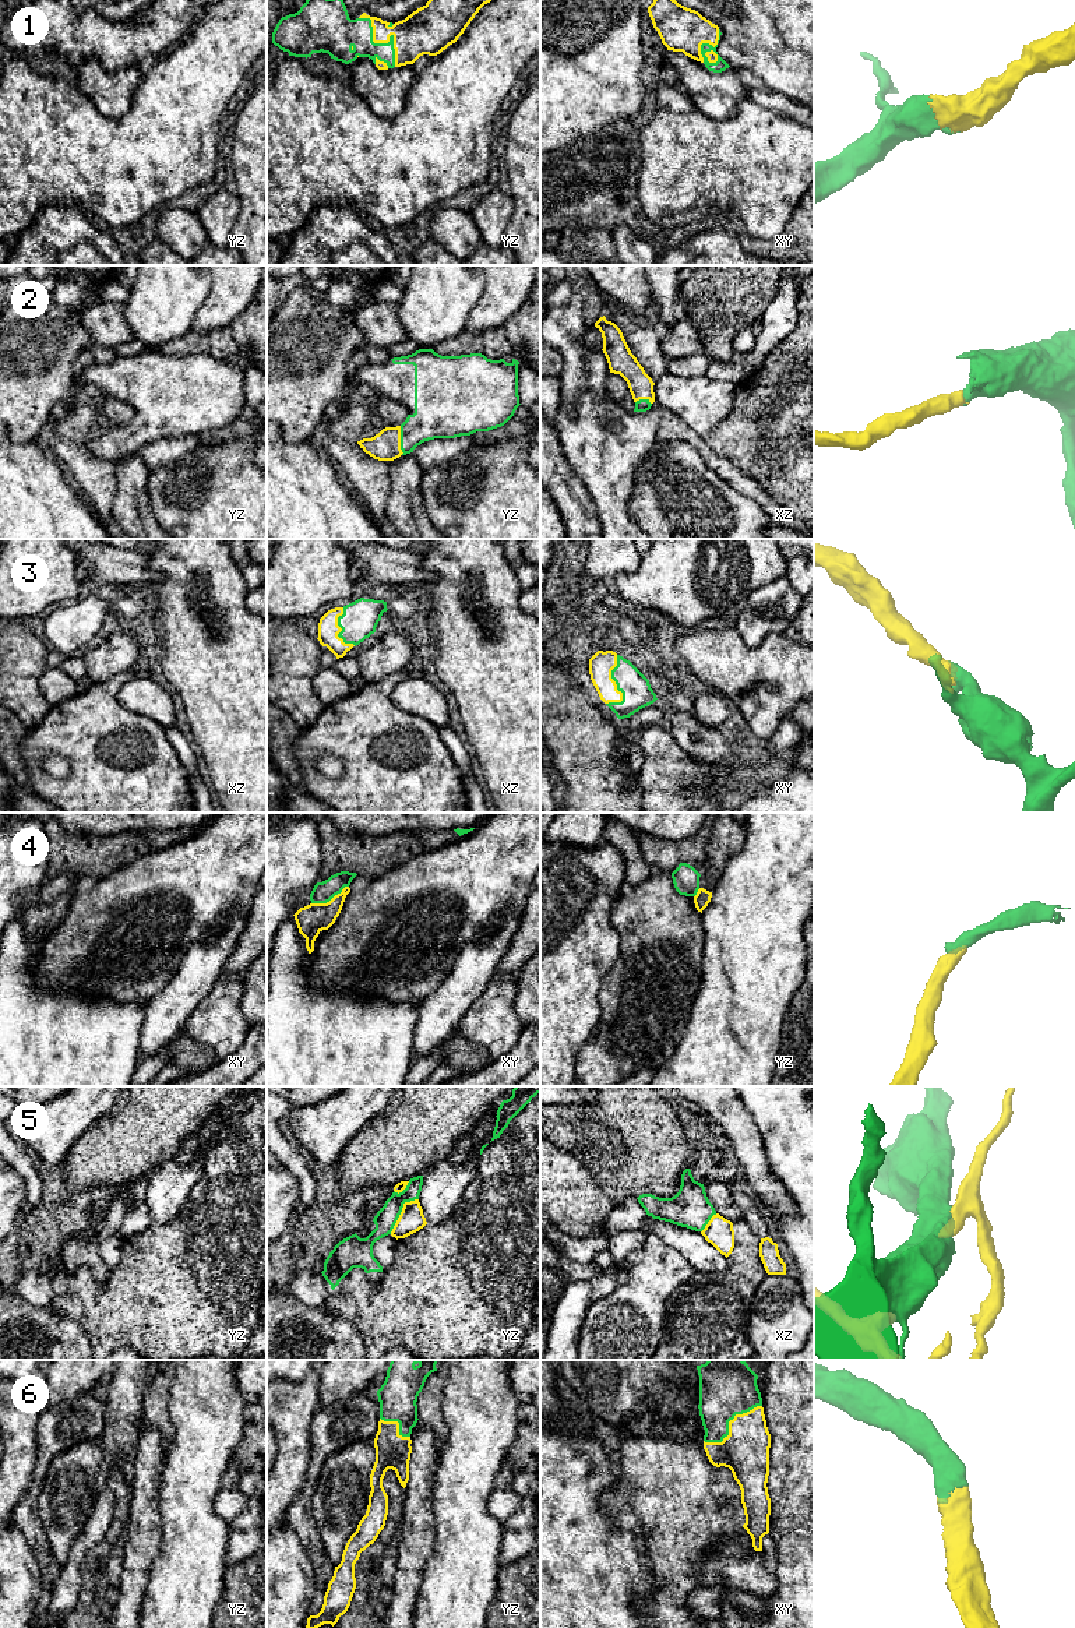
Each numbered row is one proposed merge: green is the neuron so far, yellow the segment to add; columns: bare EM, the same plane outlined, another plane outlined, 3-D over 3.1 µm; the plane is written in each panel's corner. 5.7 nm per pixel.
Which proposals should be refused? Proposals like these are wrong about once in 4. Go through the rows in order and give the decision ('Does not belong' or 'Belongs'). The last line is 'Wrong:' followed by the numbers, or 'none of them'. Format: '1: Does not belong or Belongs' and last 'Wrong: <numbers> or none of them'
1: Belongs
2: Belongs
3: Belongs
4: Does not belong
5: Does not belong
6: Belongs
Wrong: 4, 5

